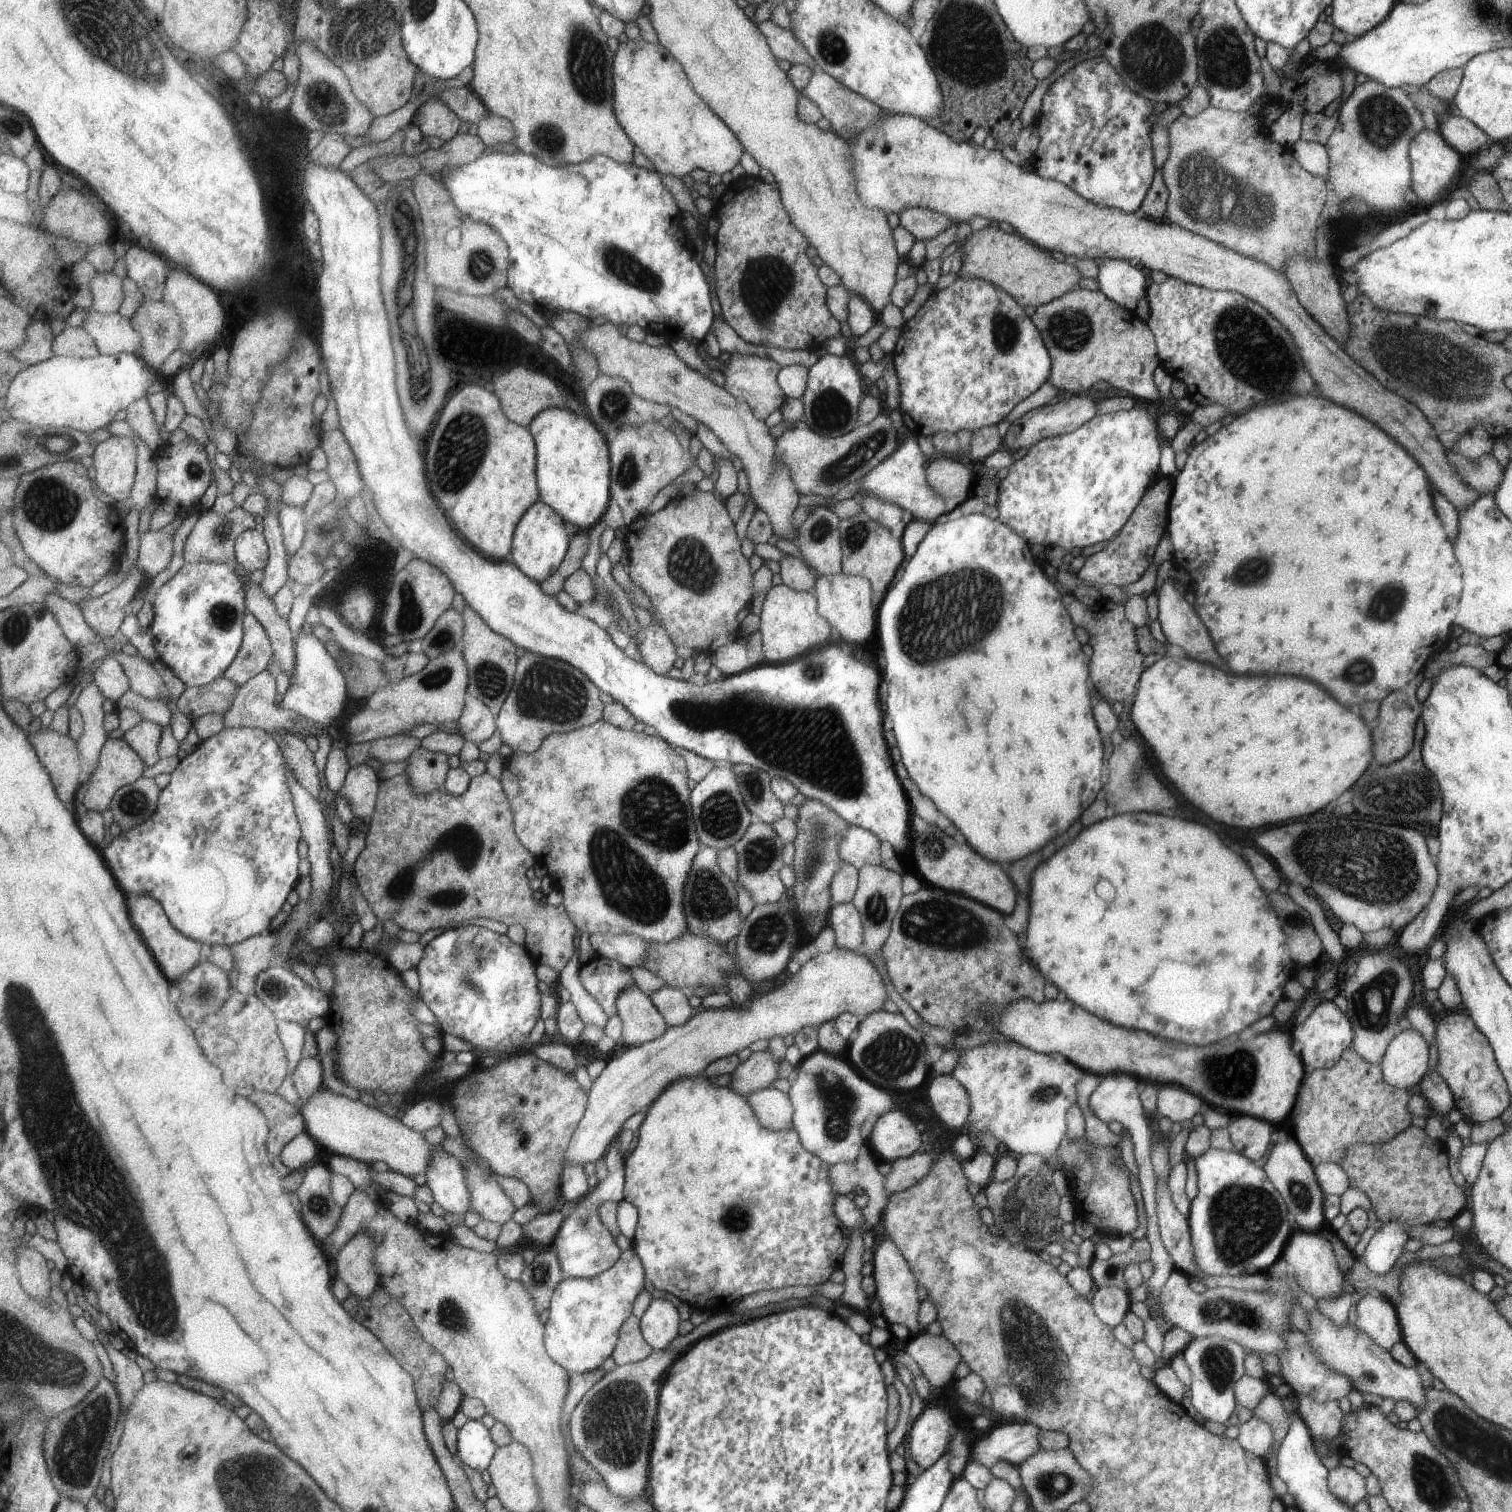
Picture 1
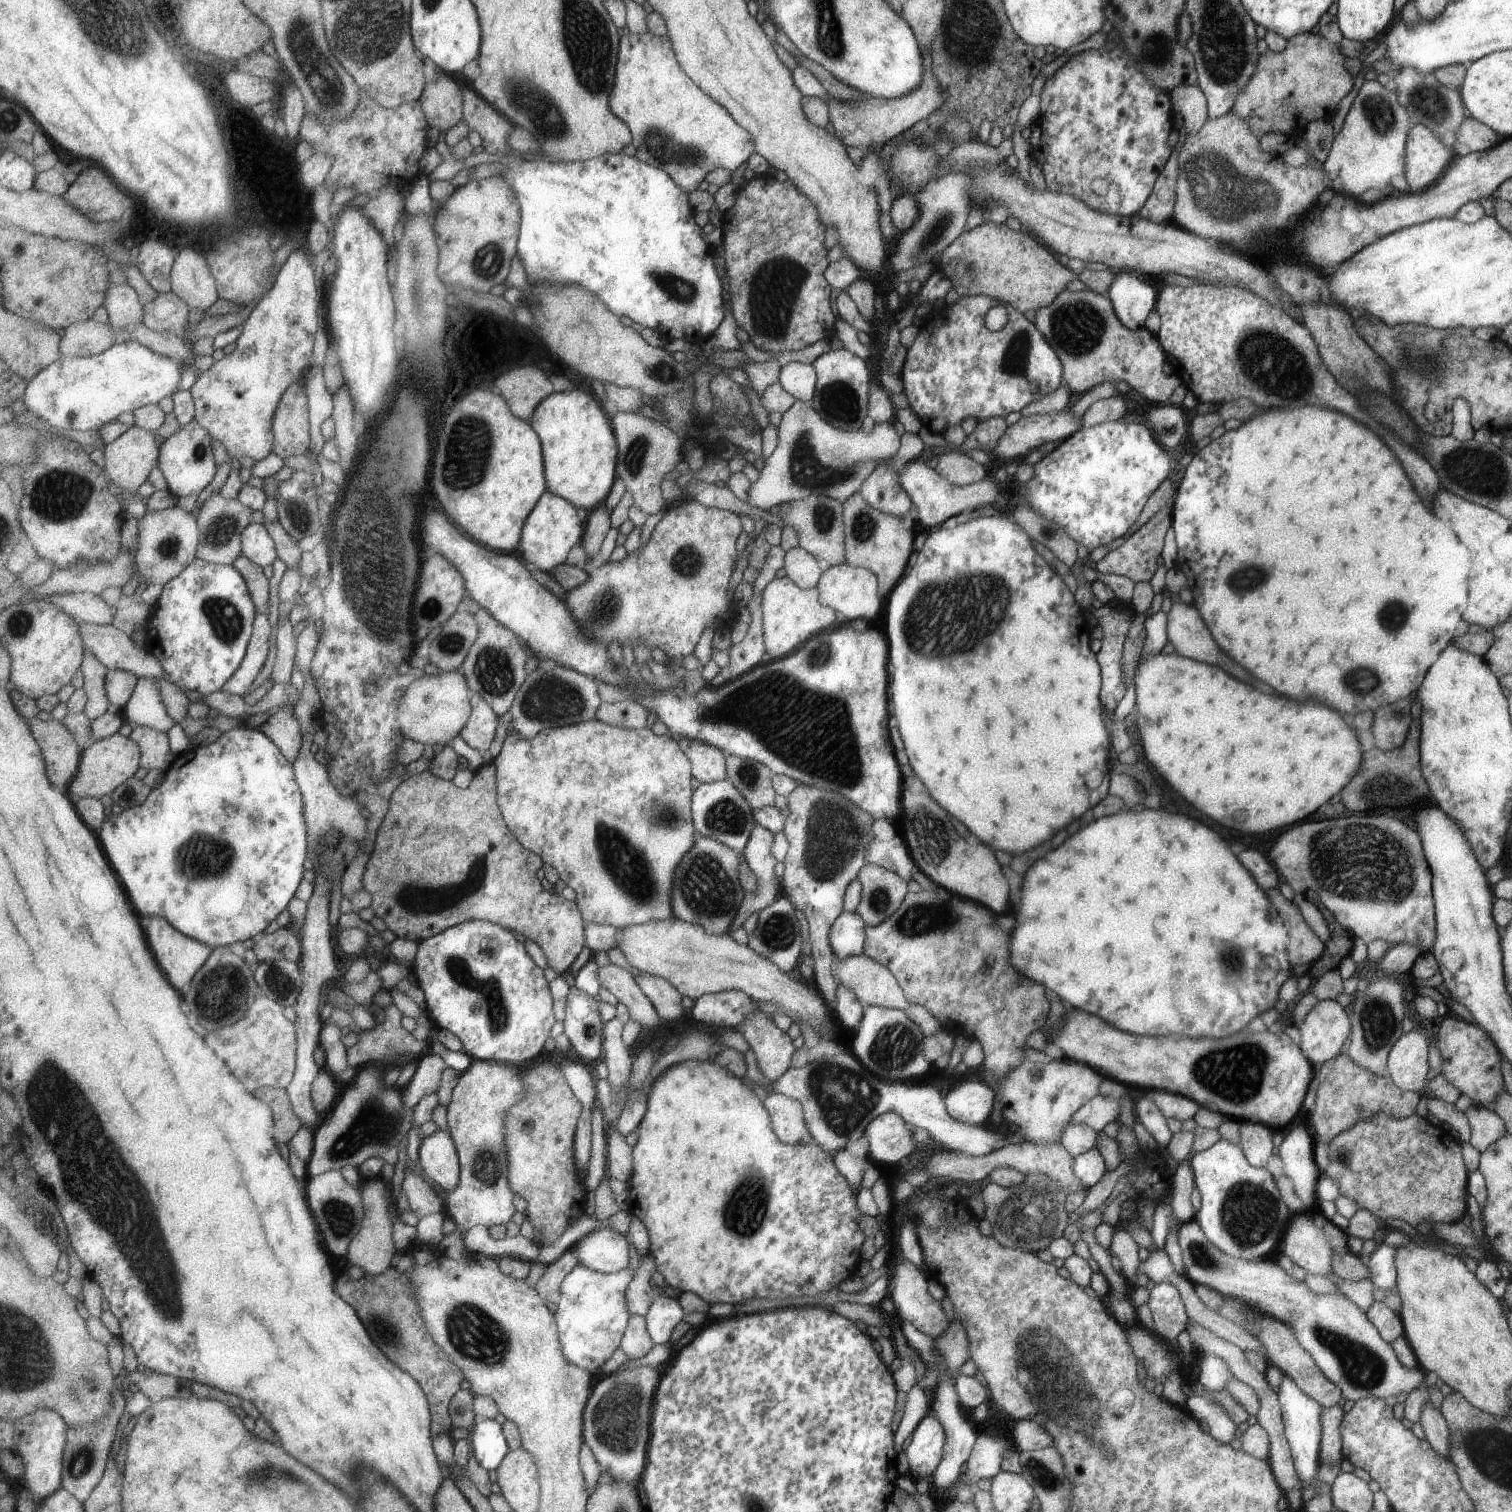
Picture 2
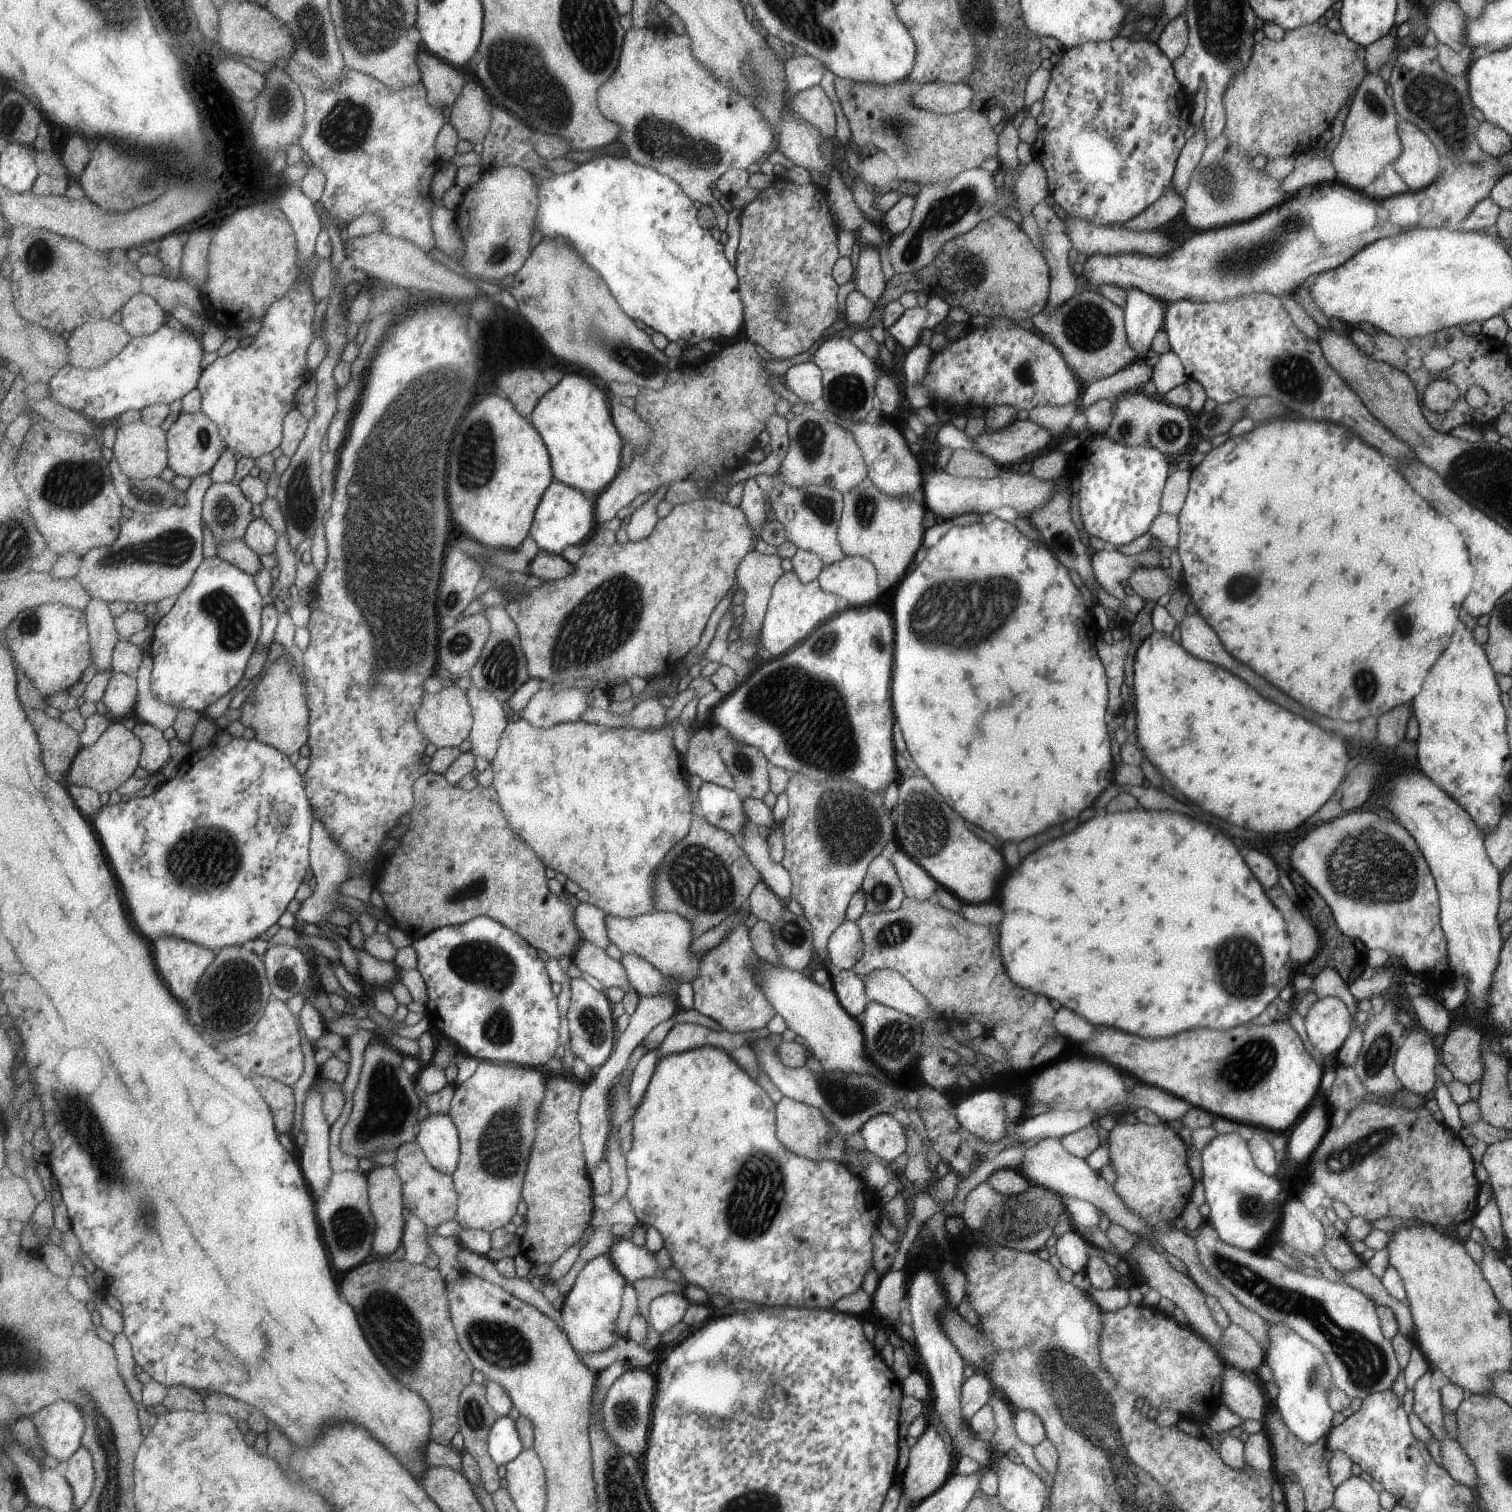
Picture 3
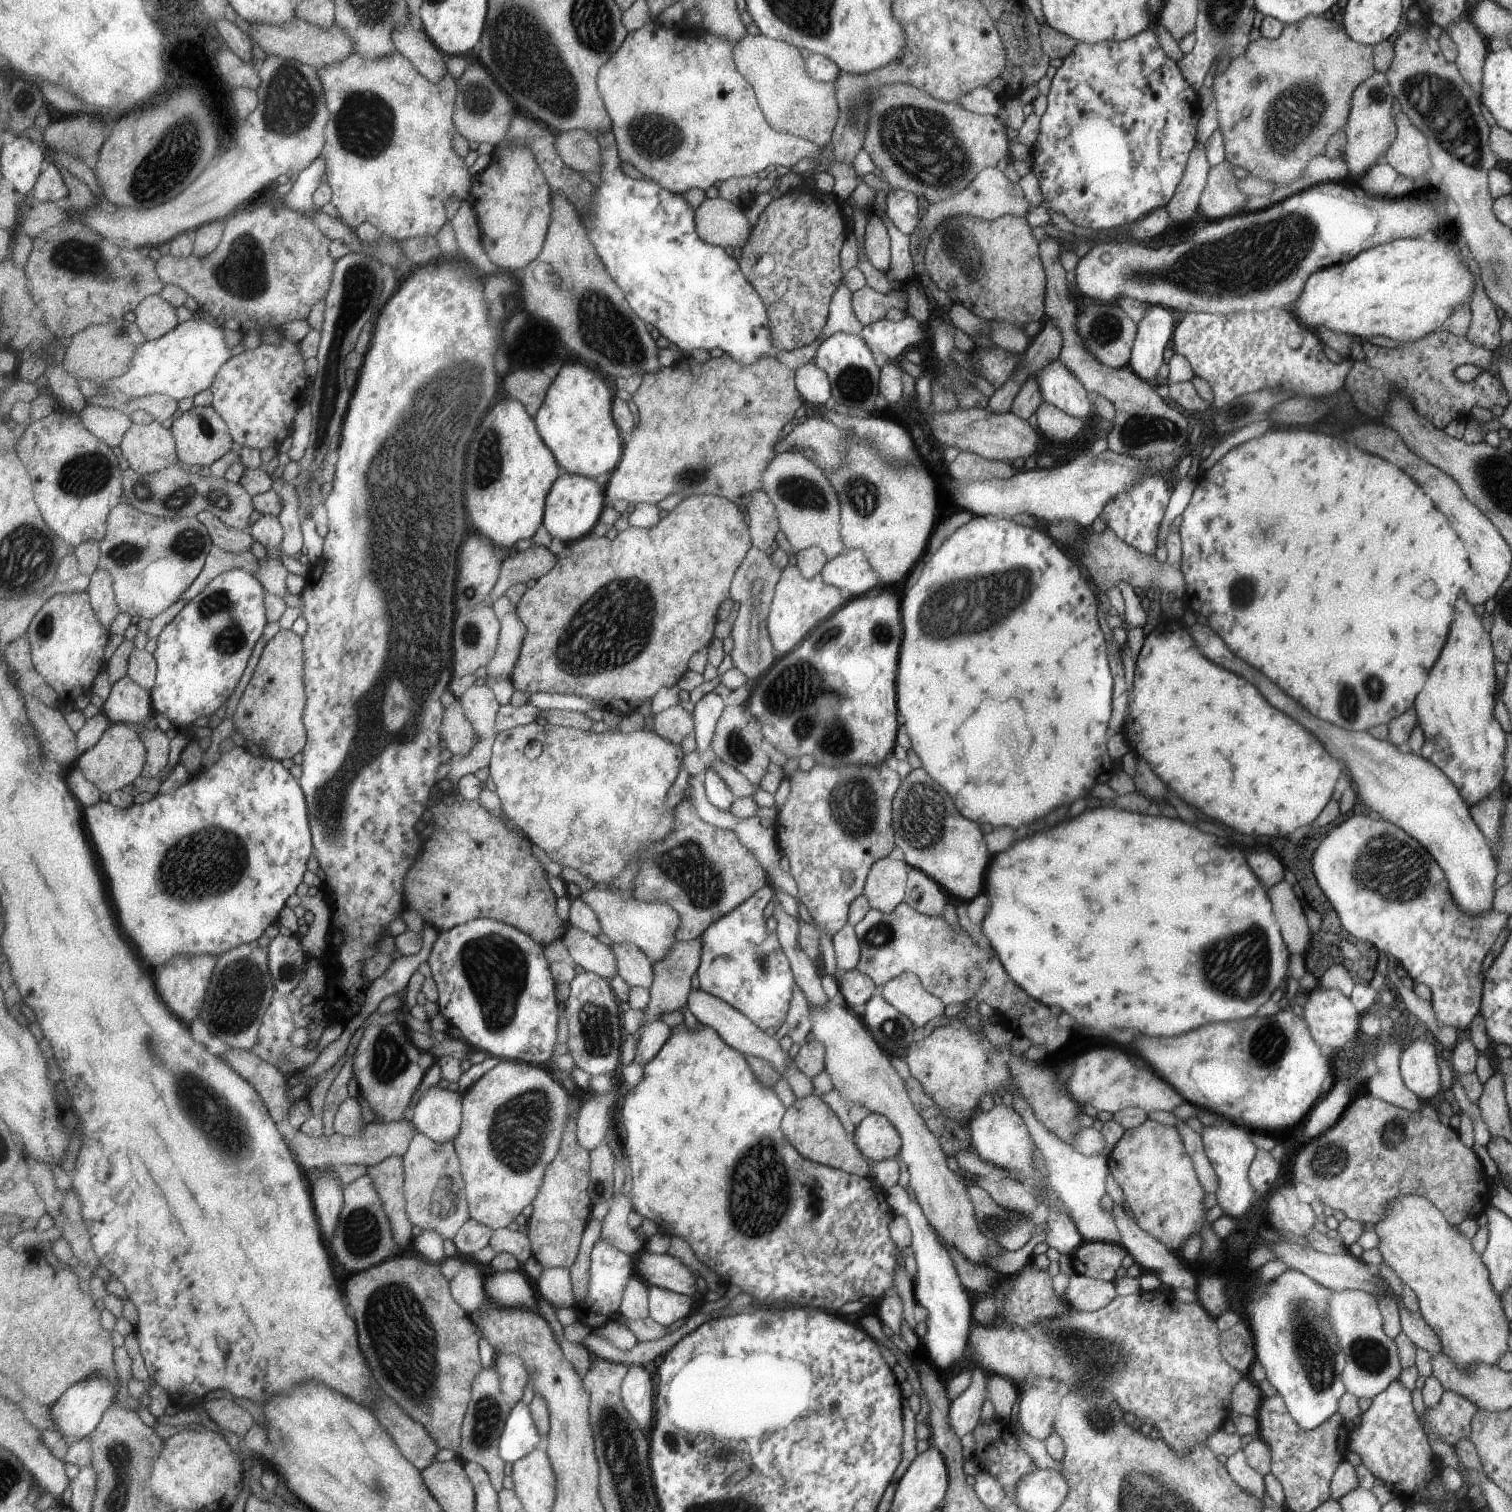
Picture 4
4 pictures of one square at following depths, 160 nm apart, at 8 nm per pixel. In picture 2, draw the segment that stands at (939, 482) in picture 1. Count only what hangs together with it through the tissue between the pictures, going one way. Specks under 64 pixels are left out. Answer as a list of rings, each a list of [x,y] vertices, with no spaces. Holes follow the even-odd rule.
[[[958,450],[947,451],[939,456],[933,470],[953,486],[967,486],[982,481],[985,476],[980,463]]]

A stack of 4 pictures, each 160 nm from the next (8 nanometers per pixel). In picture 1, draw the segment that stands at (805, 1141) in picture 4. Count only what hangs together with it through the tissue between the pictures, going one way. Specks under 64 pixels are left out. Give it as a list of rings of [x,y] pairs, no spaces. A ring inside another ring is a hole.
[[[772,1085],[747,1096],[761,1125],[769,1131],[791,1129],[791,1102],[787,1095]]]

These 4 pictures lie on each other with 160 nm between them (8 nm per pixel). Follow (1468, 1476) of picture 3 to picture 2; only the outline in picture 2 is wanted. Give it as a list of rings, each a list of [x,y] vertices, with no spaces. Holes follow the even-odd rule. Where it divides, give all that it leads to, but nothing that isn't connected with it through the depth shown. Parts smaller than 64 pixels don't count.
[[[1429,1400],[1419,1410],[1419,1424],[1421,1425],[1426,1442],[1441,1456],[1449,1459],[1448,1426],[1440,1411],[1434,1408]]]

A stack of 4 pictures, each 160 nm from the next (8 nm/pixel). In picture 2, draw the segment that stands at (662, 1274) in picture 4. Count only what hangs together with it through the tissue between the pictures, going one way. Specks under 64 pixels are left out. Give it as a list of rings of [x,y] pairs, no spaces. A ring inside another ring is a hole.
[[[609,1229],[593,1230],[571,1246],[579,1264],[601,1273],[621,1272],[629,1268],[629,1237]]]

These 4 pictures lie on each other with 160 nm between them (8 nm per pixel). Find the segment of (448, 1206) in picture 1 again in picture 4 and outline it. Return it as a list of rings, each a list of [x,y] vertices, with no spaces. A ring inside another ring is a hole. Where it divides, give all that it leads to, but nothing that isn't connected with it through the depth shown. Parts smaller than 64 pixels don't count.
[[[434,1085],[424,1090],[413,1111],[411,1120],[416,1124],[417,1132],[425,1133],[440,1143],[453,1141],[463,1122],[464,1095]]]

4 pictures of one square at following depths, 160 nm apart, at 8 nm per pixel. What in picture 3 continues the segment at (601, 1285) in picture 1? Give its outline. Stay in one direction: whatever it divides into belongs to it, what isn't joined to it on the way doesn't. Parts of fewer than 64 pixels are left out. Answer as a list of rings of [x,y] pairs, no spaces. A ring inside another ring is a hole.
[[[609,1253],[594,1258],[579,1273],[575,1286],[561,1306],[563,1330],[579,1354],[602,1353],[621,1338],[618,1322],[628,1284],[625,1275],[621,1274]]]

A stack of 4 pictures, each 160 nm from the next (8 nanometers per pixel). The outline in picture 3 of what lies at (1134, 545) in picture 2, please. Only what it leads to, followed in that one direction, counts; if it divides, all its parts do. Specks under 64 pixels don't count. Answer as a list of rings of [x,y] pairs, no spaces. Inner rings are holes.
[[[1106,548],[1102,551],[1091,551],[1090,565],[1092,580],[1100,584],[1109,594],[1115,594],[1115,582],[1125,584],[1133,569],[1157,564],[1157,556],[1145,551],[1136,555],[1122,555],[1117,550]]]

